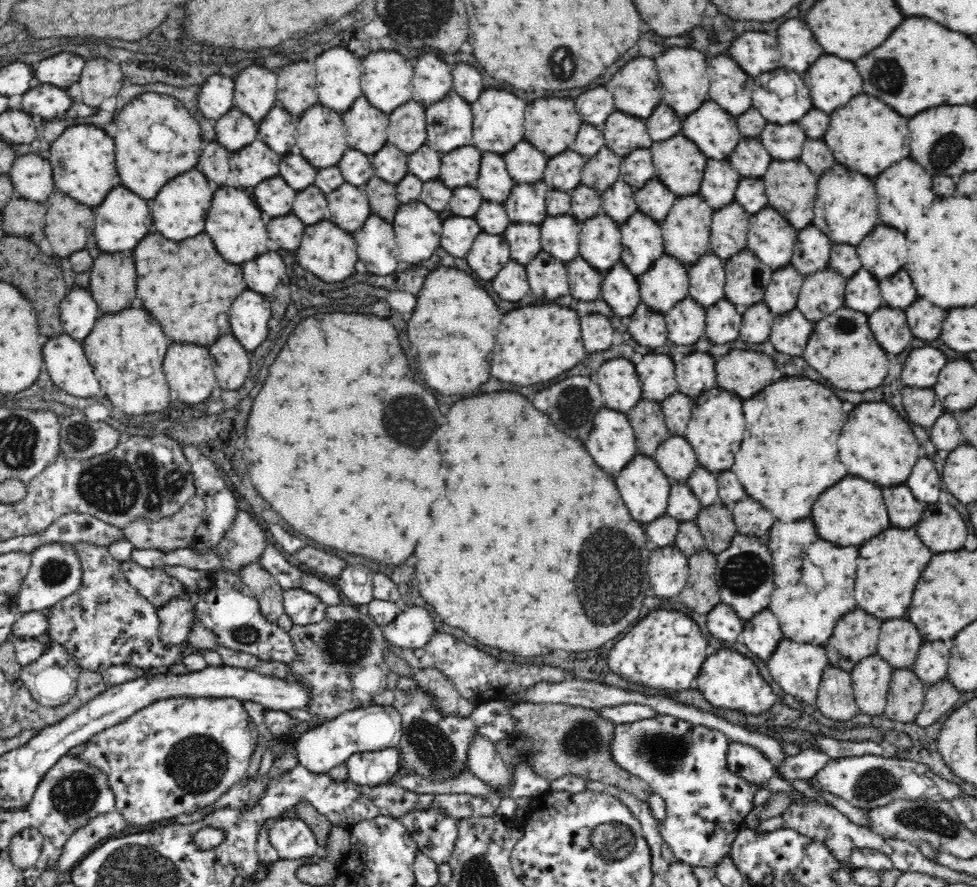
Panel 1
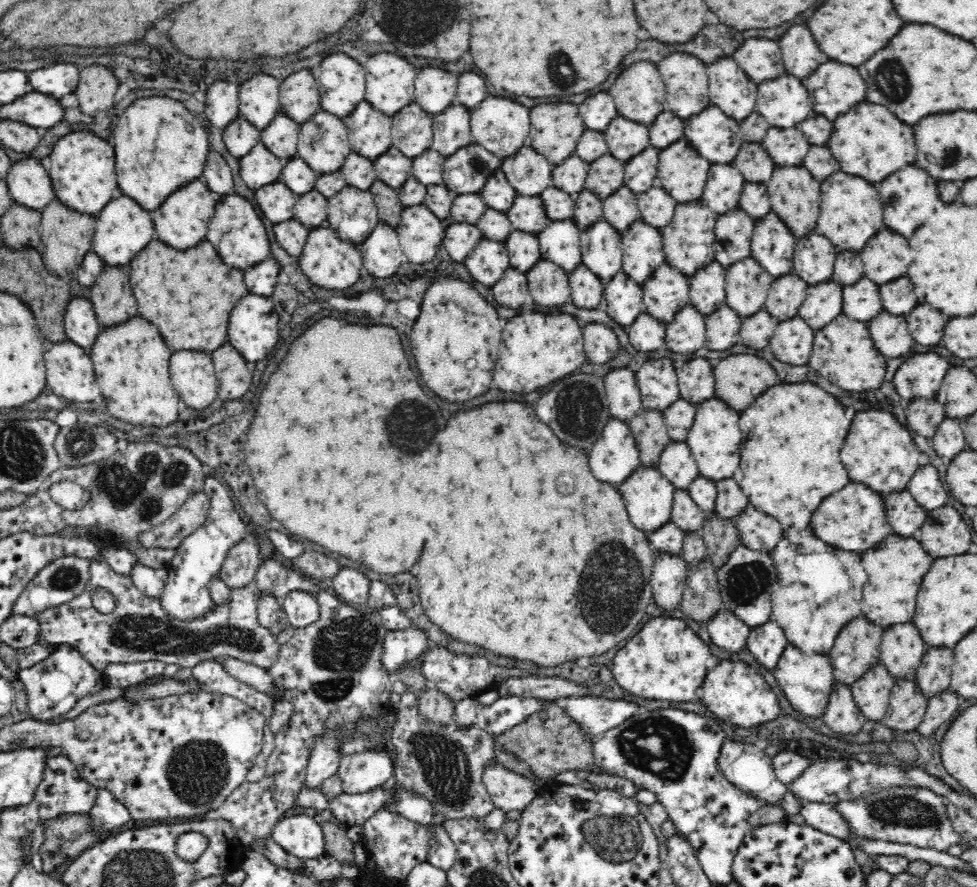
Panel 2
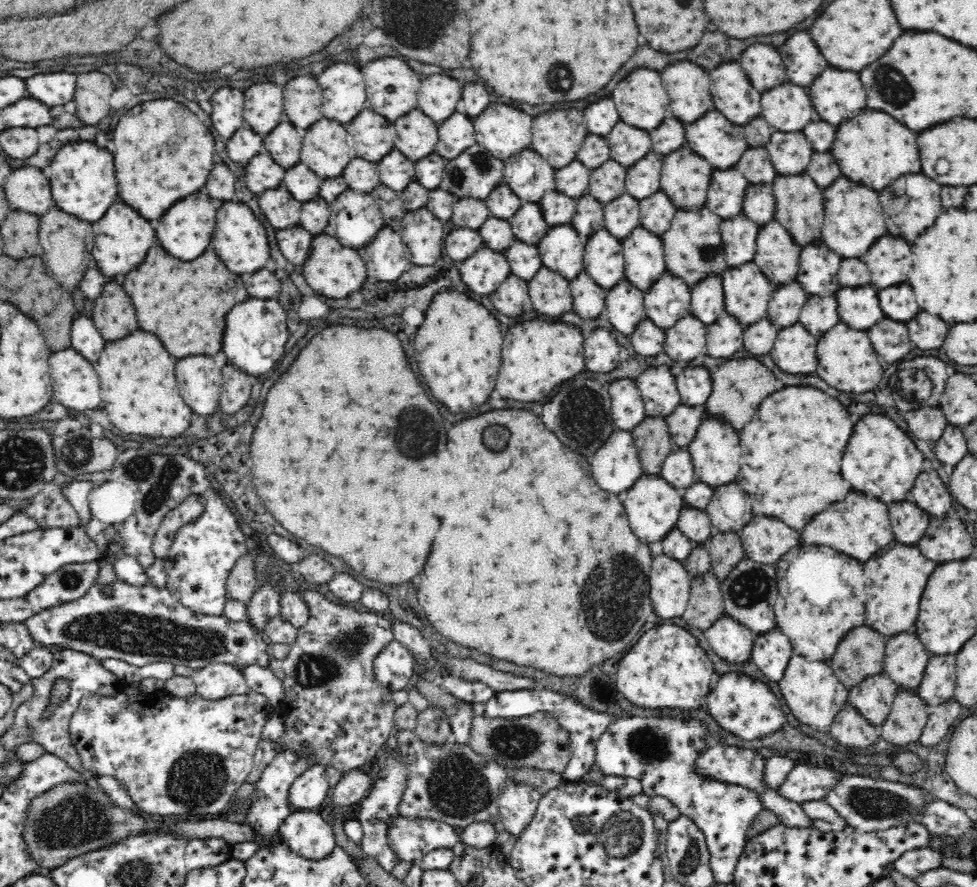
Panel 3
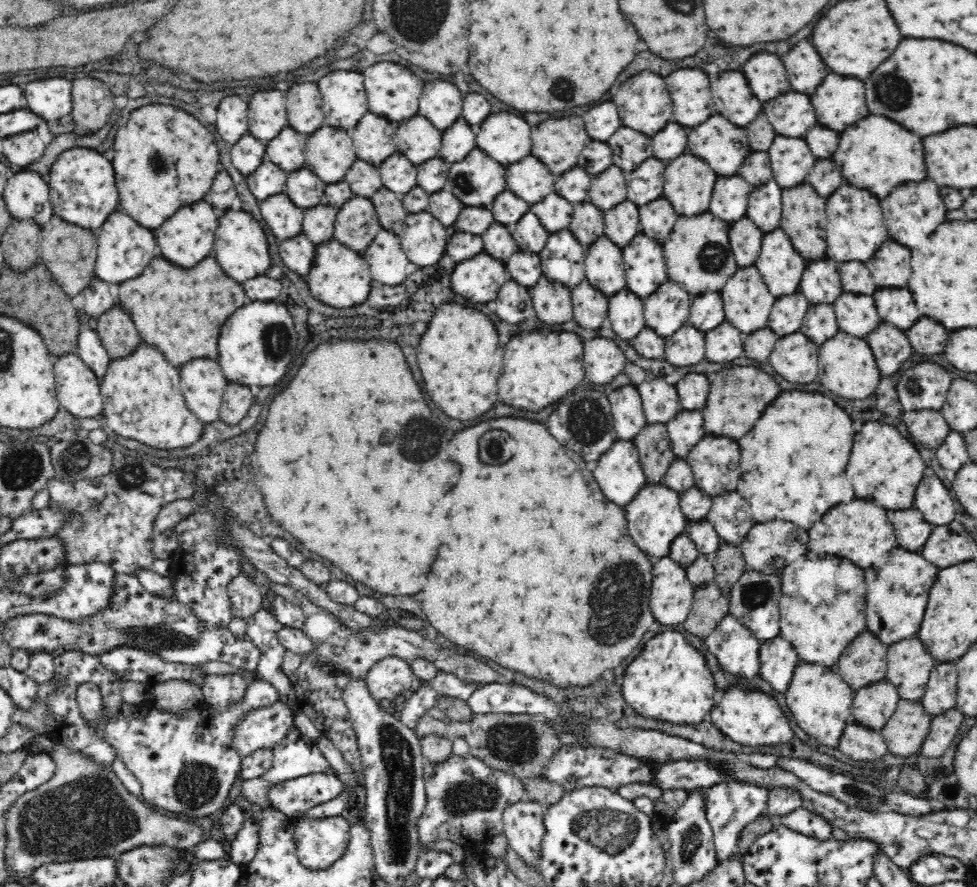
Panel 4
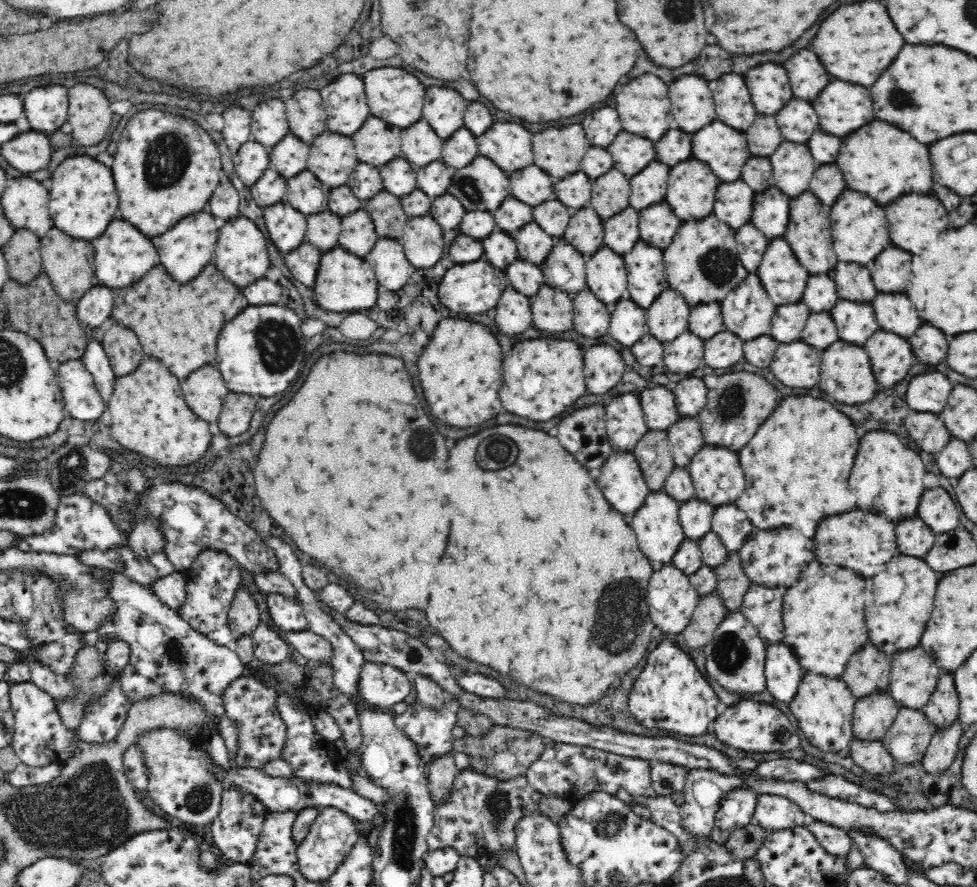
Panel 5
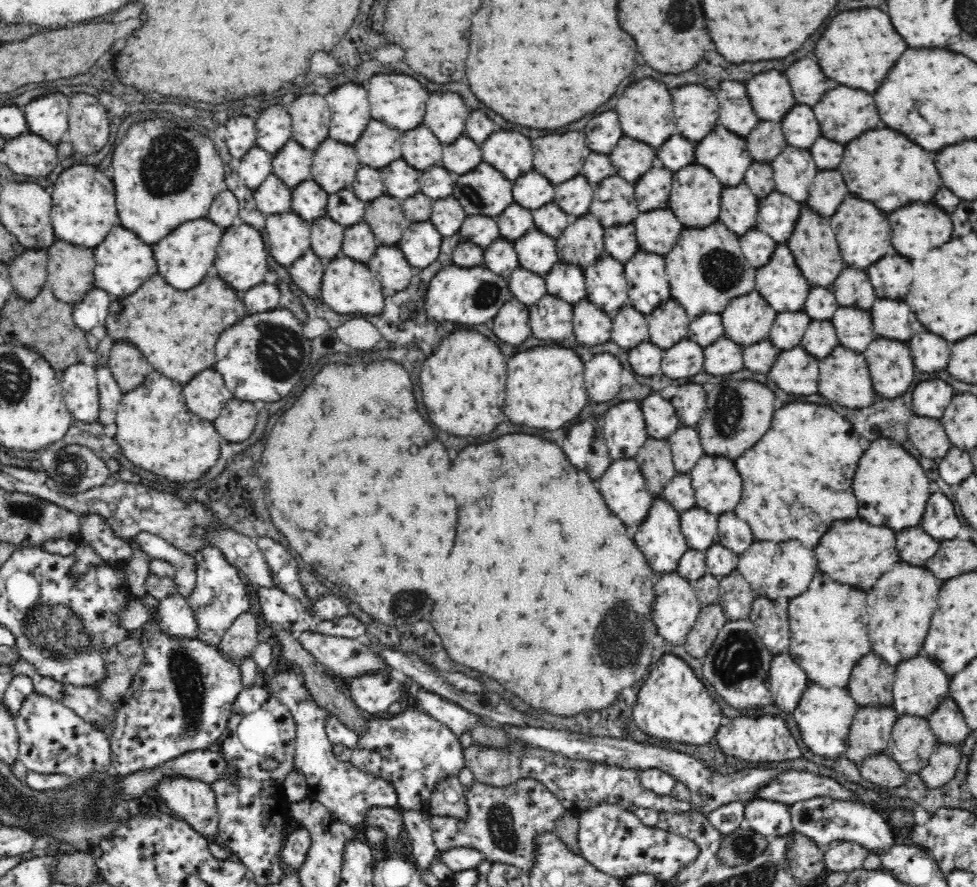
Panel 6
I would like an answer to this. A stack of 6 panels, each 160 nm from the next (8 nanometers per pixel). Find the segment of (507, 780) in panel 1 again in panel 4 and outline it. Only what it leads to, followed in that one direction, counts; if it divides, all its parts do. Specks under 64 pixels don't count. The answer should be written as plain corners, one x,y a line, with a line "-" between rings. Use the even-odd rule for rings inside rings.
518,802
510,806
504,812
504,833
509,840
509,845
520,860
524,860
524,864
530,870
538,870
538,862
542,860
542,849
544,849
544,838
546,838
547,829
545,826
544,815
548,808
536,802

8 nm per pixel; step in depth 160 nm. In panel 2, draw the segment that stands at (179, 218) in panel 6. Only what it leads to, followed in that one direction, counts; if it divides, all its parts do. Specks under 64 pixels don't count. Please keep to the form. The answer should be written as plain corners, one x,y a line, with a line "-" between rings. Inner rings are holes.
166,96
140,98
128,106
122,116
118,116
112,138
116,150
118,186
146,210
158,208
178,186
198,178
206,164
207,152
211,150
206,130
192,118
180,101
-
190,146
200,146
200,154
178,154
186,152

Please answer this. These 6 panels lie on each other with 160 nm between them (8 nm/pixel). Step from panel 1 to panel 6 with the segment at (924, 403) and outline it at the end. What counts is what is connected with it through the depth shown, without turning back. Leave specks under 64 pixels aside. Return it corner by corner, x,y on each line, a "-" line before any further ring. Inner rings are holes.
912,416
907,424
907,437
924,458
941,460
953,447
938,420

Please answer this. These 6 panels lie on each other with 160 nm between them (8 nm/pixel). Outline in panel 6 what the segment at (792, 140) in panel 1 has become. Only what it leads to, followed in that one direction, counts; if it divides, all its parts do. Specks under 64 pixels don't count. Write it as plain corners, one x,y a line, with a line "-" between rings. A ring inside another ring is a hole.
784,148
772,162
772,168
776,191
796,202
804,202
808,198
812,178
818,172
808,150

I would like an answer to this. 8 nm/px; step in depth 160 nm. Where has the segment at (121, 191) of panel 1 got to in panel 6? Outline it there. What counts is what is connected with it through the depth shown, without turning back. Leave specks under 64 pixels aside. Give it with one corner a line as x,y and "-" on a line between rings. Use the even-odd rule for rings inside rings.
114,228
110,232
108,240
102,246
98,246
98,252
94,252
93,259
96,288
105,291
113,298
126,298
126,296
138,292
138,288
148,278
158,274
156,262
152,258
152,250
148,250
146,244
136,240
136,236
132,236
132,232
128,232
124,228

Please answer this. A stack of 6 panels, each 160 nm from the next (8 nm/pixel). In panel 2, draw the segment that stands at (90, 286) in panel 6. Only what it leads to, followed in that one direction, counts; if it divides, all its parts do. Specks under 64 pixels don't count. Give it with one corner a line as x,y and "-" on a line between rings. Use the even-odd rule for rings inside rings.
51,200
48,208
40,211
40,250
47,271
65,279
76,277
76,268
92,248
96,219
93,215
80,216
80,212
72,212
72,208
62,206
58,200

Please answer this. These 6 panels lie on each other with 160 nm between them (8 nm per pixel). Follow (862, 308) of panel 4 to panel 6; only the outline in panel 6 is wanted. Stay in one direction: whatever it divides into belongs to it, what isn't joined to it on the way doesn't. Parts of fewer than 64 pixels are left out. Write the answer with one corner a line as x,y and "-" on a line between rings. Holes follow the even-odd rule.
840,308
832,318
832,324
836,328
842,348
864,352
870,342
876,340
876,334
872,330
872,318
868,316
868,312
856,308

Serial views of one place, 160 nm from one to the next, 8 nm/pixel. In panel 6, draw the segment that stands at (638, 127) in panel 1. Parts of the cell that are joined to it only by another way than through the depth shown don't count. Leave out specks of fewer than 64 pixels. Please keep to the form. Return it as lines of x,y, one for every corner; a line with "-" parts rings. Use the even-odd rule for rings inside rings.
622,138
612,154
608,154
608,158
612,160
614,168
620,168
620,176
634,184
644,176
642,172
652,168
656,160
656,150
652,150
648,144

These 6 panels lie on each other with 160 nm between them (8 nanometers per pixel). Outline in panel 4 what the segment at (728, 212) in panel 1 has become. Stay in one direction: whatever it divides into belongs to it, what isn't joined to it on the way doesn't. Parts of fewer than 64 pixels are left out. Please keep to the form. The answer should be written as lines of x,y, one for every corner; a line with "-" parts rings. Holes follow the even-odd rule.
747,216
744,220
740,220
740,224
731,222
732,228
728,230
730,236
730,246
734,253
737,265
741,268
748,268
755,265
758,256
760,256
762,248
763,233

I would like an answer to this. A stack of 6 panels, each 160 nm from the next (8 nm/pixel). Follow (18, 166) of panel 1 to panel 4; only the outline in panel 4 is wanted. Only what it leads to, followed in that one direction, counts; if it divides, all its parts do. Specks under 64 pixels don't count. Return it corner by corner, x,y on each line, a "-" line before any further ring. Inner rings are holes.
36,172
9,174
1,197
13,219
33,220
42,228
54,215
48,204
48,184

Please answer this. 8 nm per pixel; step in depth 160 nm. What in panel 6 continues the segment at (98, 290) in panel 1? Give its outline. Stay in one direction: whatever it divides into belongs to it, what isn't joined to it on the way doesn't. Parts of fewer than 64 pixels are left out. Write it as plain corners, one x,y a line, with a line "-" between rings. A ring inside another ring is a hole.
115,343
106,363
123,395
142,386
146,376
152,374
152,368
144,356
140,356
140,352
130,346
128,343

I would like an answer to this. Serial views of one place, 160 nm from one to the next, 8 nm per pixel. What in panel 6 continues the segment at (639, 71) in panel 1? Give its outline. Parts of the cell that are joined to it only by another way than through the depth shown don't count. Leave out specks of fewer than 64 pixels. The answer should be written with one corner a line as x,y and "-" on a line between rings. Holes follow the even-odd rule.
650,78
640,80
624,90
624,94
616,102
616,112
624,130
624,136
636,138
640,142
650,144
652,148
662,146
674,132
676,132
676,122
674,122
674,112
672,112
672,98
670,90
662,82
654,82

